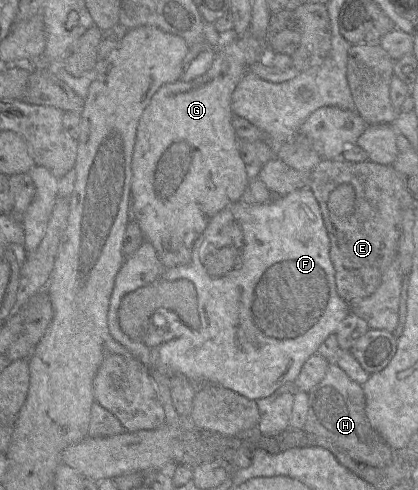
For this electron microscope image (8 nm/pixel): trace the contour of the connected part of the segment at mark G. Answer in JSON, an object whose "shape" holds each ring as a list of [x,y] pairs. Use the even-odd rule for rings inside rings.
{"shape":[[[249,33],[237,37],[225,47],[217,48],[212,66],[202,76],[190,82],[177,80],[173,83],[161,86],[152,96],[140,117],[131,165],[131,195],[133,197],[134,220],[138,223],[144,235],[144,240],[152,244],[158,259],[167,268],[187,265],[191,261],[191,252],[194,242],[206,229],[210,219],[228,205],[239,201],[248,186],[252,170],[245,165],[238,151],[239,140],[235,135],[233,126],[235,115],[231,110],[231,100],[236,86],[241,81],[243,75],[248,71],[248,68],[260,60],[267,60],[265,58],[265,41],[262,42]]]}

